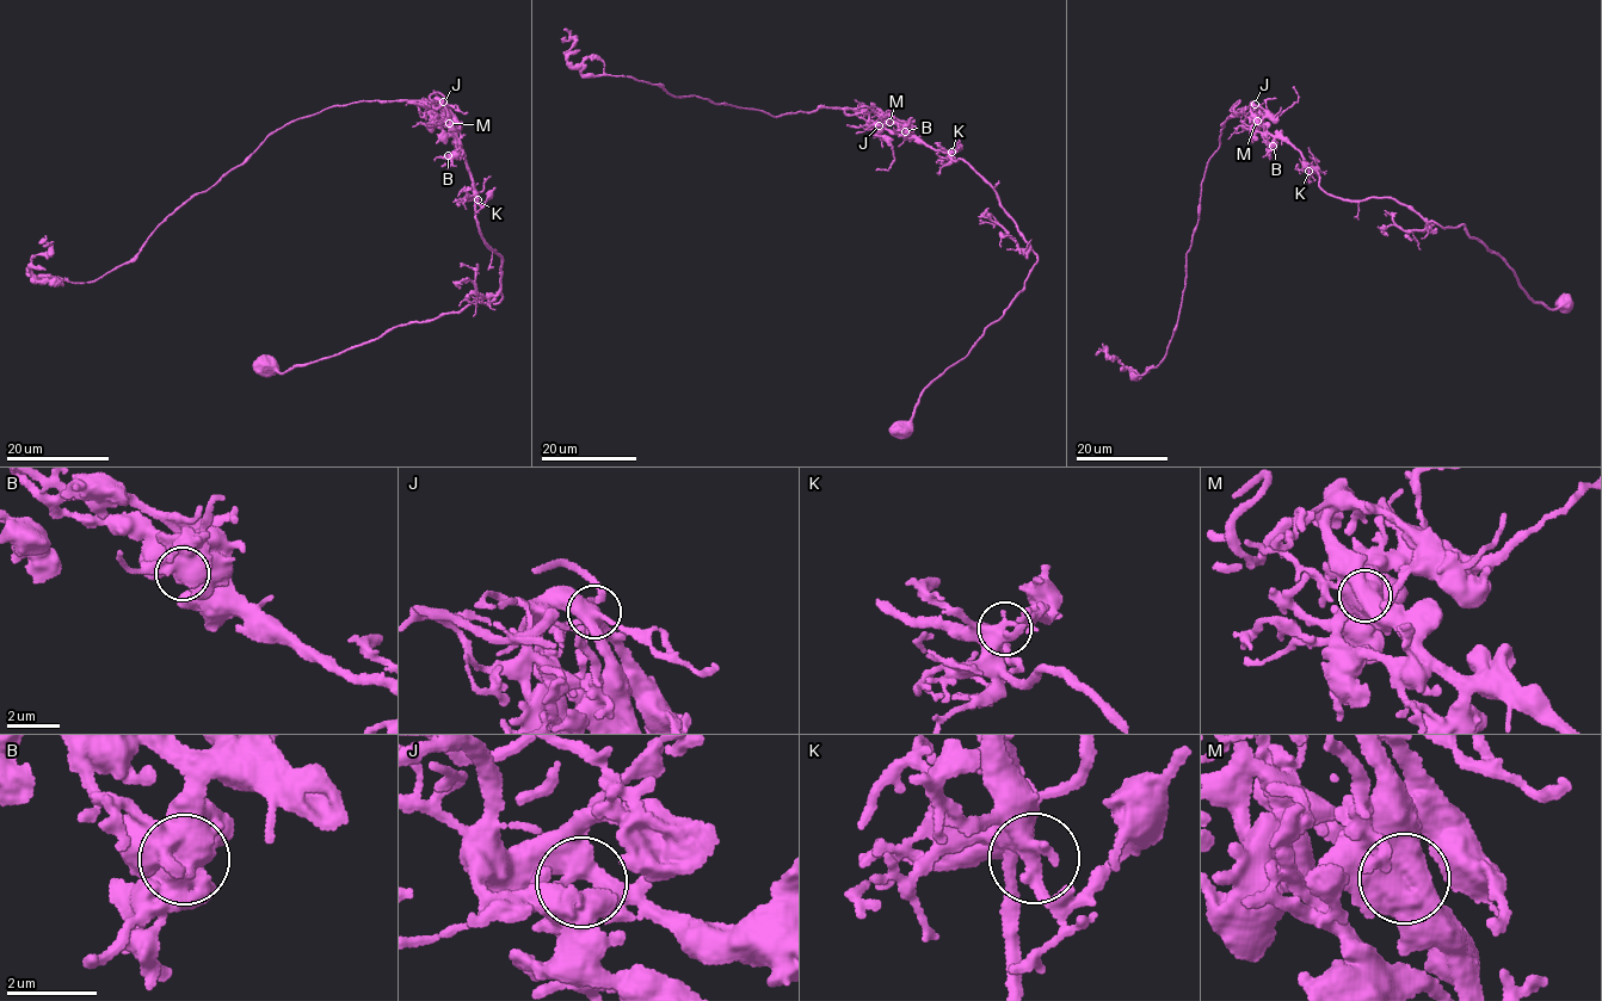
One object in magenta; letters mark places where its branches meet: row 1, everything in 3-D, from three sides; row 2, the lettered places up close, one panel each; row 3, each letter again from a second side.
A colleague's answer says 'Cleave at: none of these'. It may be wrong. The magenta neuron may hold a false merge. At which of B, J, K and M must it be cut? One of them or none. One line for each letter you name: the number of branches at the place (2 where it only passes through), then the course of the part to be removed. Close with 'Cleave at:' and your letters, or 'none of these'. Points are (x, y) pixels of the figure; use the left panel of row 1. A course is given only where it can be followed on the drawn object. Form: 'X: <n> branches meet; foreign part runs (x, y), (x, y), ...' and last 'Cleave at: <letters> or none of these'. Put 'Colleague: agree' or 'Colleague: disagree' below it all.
Cleave at: none of these
Colleague: agree

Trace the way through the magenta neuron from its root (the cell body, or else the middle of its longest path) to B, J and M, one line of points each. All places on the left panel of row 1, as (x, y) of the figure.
B: (264, 365), (282, 372), (399, 326), (503, 298), (501, 255), (478, 227), (460, 152), (448, 155)
J: (264, 365), (282, 372), (399, 326), (503, 298), (501, 255), (478, 227), (470, 175), (443, 102)
M: (264, 365), (282, 372), (399, 326), (503, 298), (501, 255), (478, 227), (470, 175), (448, 123)

